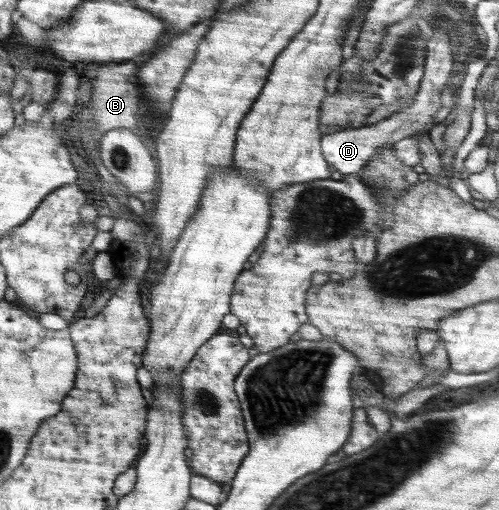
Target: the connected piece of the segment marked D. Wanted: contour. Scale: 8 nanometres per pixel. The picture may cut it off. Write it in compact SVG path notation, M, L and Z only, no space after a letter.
M434 25L432 27L432 38L427 45L427 71L413 102L389 118L384 118L381 122L369 126L362 125L359 128L338 130L336 133L332 132L323 137L324 157L339 173L344 176L358 175L358 172L362 172L374 156L380 154L383 147L393 145L406 136L414 136L419 131L430 130L436 125L433 115L441 107L441 91L451 77L450 73L455 61L450 53L450 38L448 38L446 29Z

